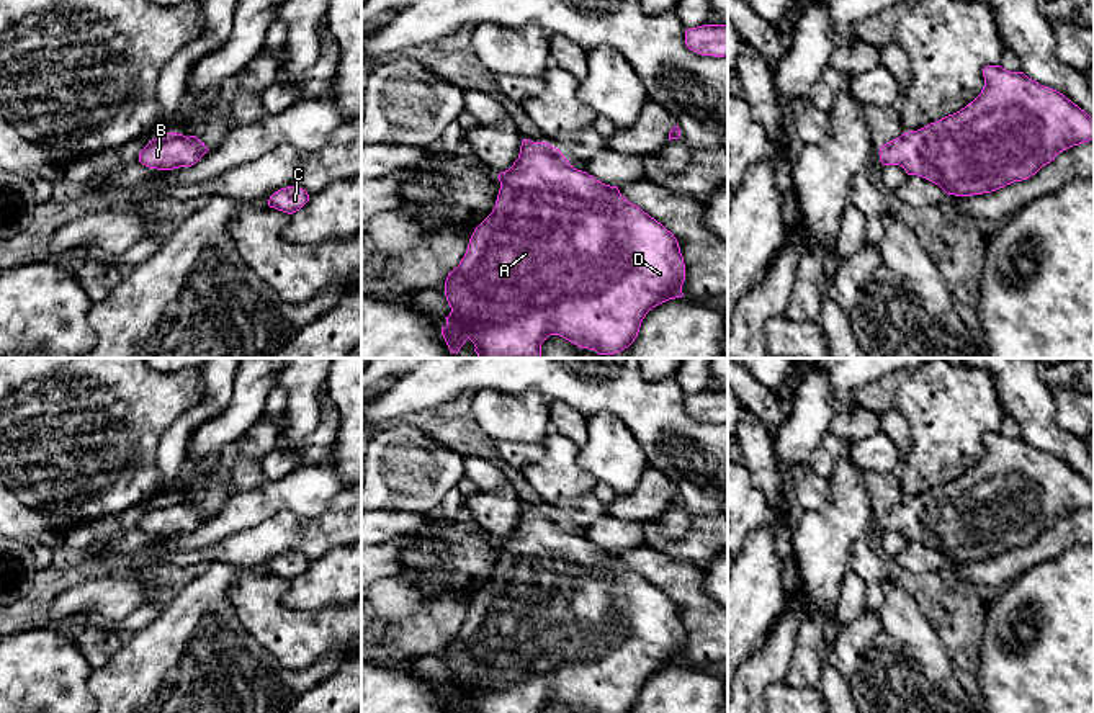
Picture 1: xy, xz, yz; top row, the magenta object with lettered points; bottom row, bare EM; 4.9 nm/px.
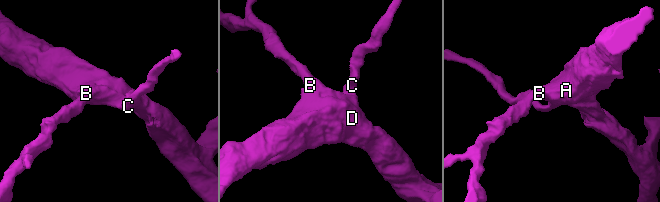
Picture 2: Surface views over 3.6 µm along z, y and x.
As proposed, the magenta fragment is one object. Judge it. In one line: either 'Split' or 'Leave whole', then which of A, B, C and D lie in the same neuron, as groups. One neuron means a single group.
Leave whole. Groups: A B C D

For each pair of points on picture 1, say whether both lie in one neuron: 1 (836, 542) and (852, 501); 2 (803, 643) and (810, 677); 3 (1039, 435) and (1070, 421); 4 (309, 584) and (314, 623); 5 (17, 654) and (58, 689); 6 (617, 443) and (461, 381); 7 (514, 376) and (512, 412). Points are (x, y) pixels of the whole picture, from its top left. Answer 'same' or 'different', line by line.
1: same
2: same
3: different
4: different
5: same
6: different
7: different

